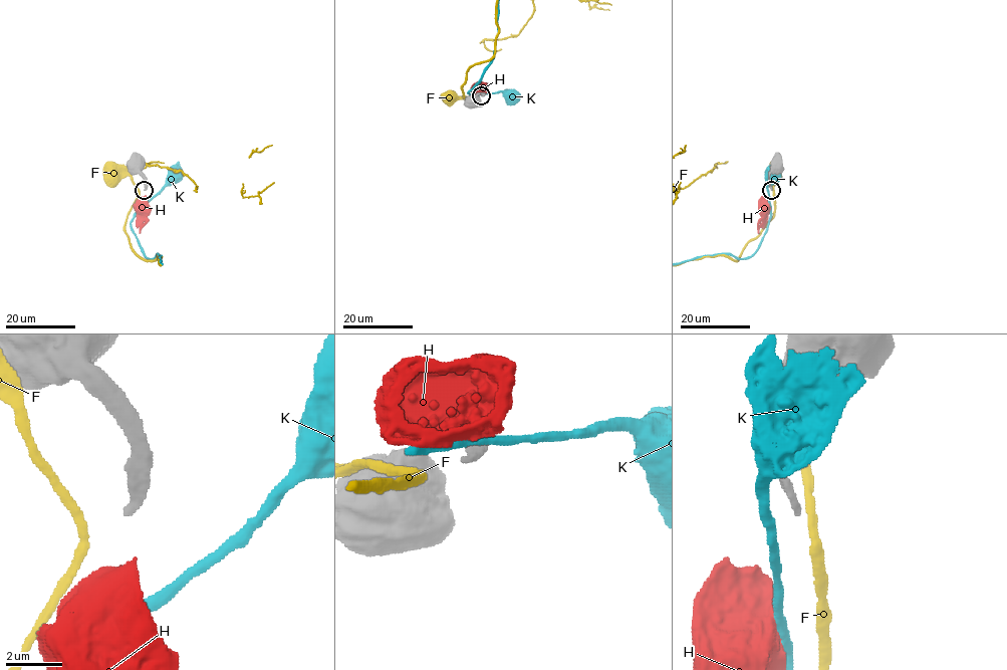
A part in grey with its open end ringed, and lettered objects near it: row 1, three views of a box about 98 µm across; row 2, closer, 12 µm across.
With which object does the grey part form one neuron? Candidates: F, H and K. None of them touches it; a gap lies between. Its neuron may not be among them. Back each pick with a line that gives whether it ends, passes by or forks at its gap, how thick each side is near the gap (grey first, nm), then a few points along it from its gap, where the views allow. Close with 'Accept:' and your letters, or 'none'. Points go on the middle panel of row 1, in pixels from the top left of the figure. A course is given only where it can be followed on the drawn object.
Accept: none

